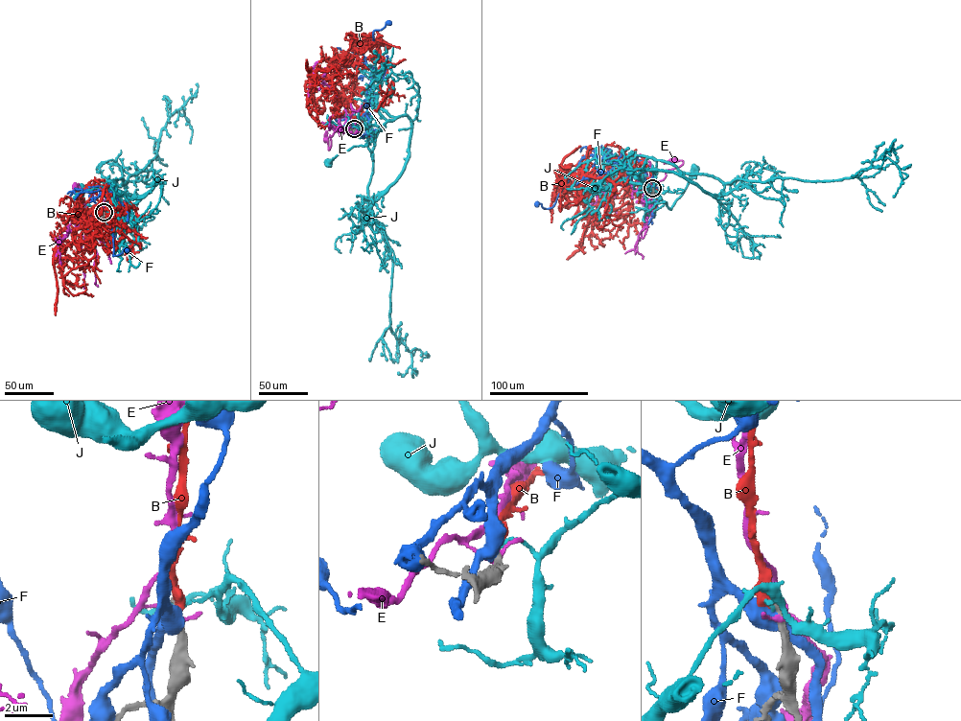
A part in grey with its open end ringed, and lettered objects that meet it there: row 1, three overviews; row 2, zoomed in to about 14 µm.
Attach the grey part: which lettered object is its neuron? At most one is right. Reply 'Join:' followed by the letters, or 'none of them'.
Join: B

